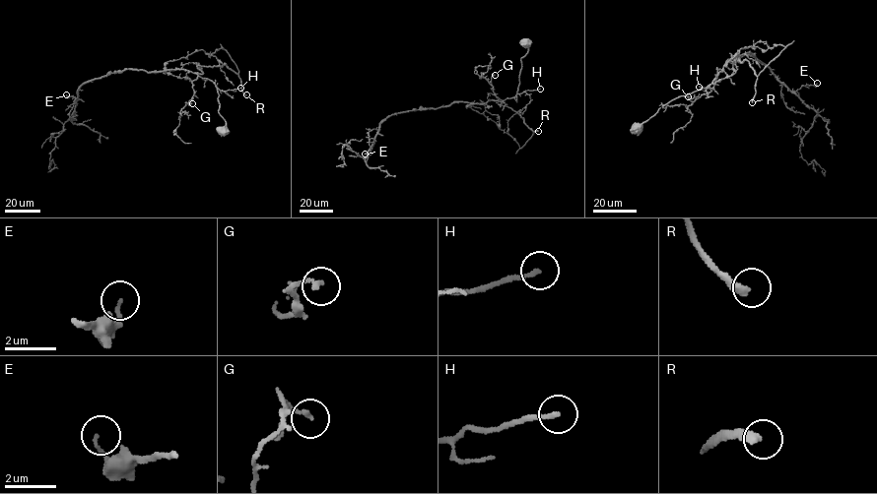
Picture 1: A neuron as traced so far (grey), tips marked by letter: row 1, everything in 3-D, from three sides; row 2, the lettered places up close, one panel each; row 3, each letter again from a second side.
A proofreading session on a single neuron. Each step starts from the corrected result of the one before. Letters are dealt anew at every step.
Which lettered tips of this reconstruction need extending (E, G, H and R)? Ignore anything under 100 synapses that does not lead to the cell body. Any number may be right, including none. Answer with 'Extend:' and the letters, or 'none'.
Extend: R

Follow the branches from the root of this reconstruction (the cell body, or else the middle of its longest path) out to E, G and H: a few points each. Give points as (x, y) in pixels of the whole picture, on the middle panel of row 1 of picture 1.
E: (524, 42), (528, 51), (520, 58), (513, 97), (390, 115), (365, 154)
G: (524, 42), (528, 51), (520, 58), (517, 93), (499, 99), (490, 83), (495, 75)
H: (524, 42), (528, 51), (520, 58), (517, 93), (540, 89)

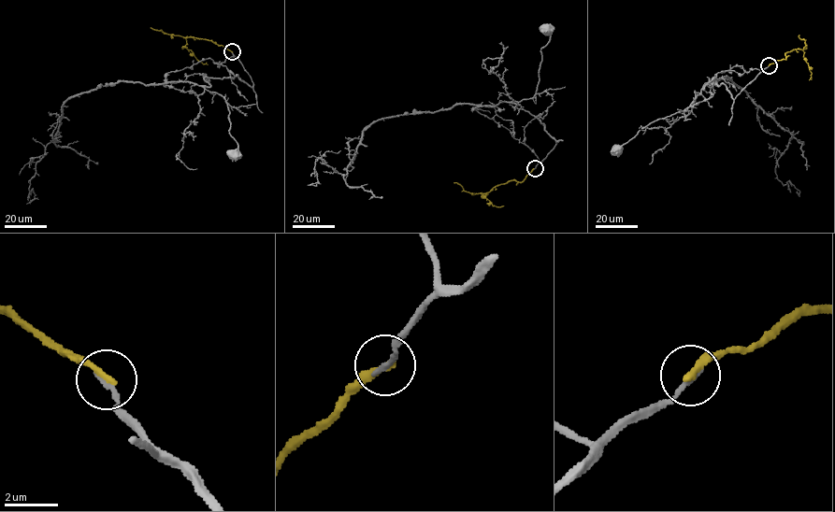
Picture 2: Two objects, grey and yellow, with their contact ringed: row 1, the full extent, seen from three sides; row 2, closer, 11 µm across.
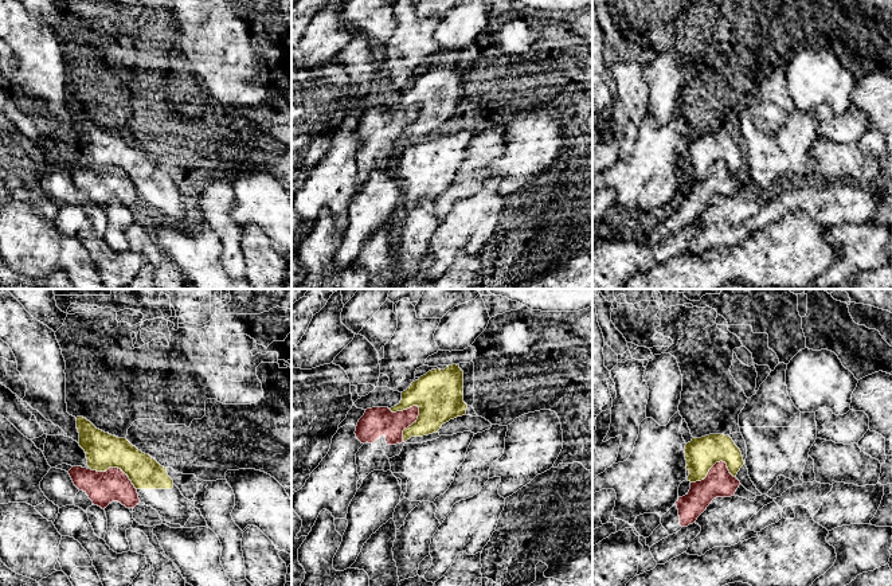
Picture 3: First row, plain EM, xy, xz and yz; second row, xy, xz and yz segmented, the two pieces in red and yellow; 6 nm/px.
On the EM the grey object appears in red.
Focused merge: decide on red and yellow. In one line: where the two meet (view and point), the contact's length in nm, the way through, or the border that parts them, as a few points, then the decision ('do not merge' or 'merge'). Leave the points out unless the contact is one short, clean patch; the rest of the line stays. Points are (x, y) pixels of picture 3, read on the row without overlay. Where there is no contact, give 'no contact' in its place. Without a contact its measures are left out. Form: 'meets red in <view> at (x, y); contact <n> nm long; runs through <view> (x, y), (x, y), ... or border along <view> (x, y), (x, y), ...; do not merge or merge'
meets red in xz at (411, 122); contact 240 nm long; do not merge

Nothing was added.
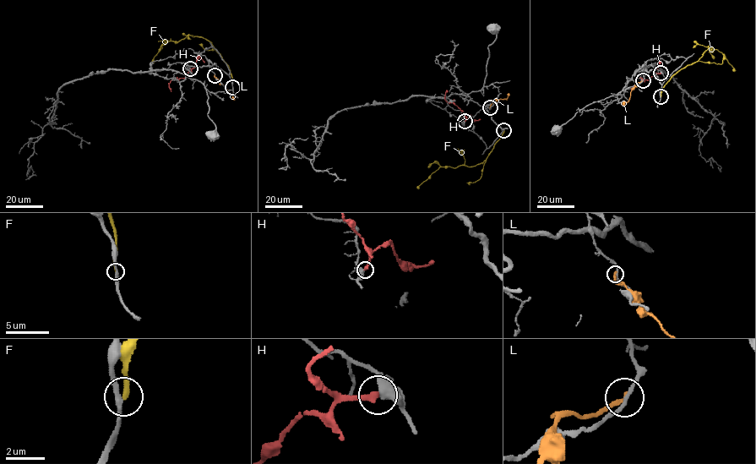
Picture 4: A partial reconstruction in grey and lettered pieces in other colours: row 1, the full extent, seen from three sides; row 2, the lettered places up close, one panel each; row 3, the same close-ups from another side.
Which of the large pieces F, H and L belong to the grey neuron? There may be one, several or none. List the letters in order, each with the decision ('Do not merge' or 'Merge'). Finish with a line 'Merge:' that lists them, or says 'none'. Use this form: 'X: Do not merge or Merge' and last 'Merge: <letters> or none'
F: Do not merge
H: Do not merge
L: Do not merge
Merge: none

